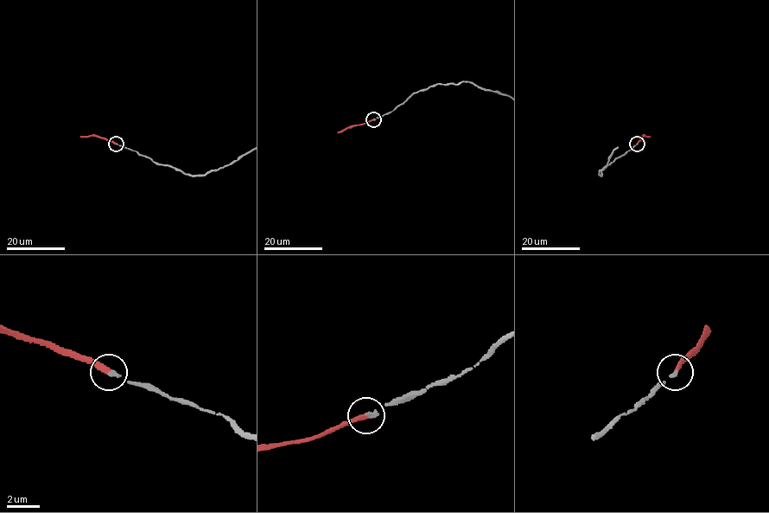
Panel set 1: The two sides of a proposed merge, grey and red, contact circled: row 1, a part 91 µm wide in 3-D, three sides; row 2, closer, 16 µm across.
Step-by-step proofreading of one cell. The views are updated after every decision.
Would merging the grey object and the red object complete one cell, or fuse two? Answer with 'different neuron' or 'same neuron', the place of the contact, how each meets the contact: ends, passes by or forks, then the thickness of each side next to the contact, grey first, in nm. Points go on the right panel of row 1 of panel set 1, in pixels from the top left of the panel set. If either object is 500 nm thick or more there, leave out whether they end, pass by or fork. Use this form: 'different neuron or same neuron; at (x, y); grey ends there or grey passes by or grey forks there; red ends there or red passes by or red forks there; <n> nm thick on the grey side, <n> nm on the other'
same neuron; at (637, 144); grey ends there; red ends there; 240 nm thick on the grey side, 300 nm on the other

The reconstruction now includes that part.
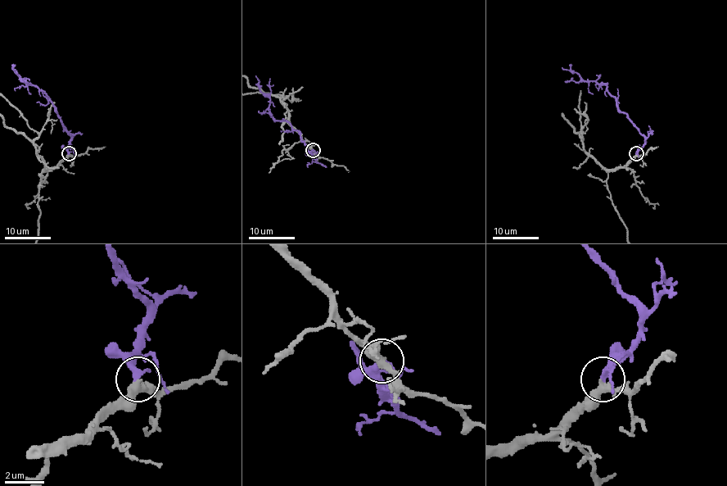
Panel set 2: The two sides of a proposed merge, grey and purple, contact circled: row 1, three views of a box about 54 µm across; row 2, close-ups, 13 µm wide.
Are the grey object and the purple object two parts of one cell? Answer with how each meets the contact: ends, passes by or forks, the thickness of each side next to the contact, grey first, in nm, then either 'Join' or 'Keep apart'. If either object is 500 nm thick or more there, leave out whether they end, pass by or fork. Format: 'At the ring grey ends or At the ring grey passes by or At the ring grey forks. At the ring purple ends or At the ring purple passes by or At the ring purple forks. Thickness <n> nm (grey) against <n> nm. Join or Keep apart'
At the ring grey passes by. At the ring purple ends. Thickness 320 nm (grey) against 360 nm. Join

